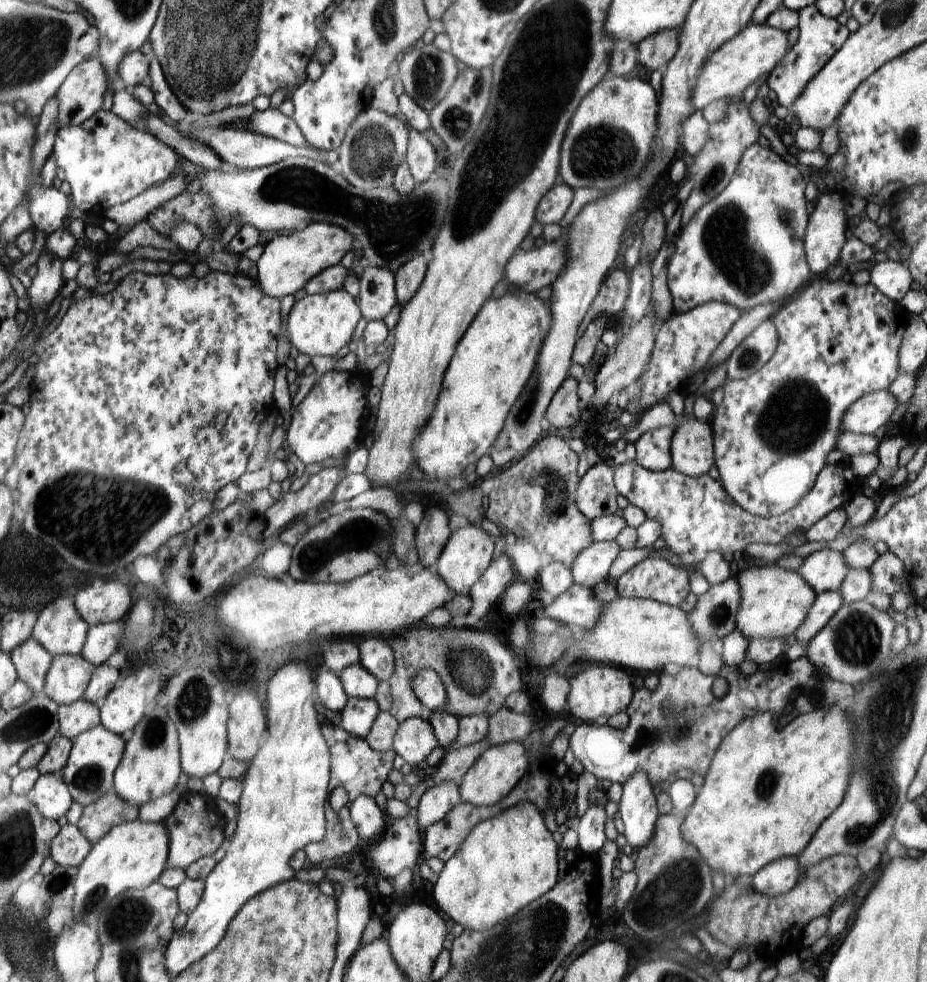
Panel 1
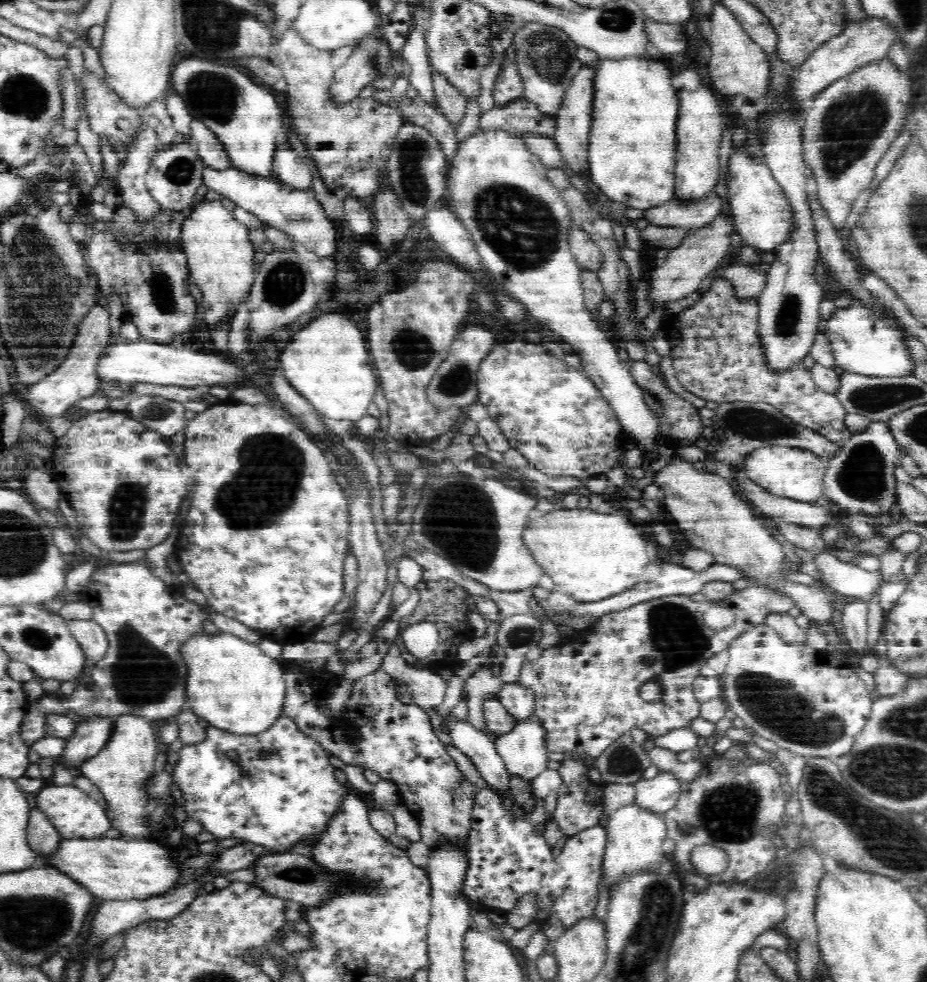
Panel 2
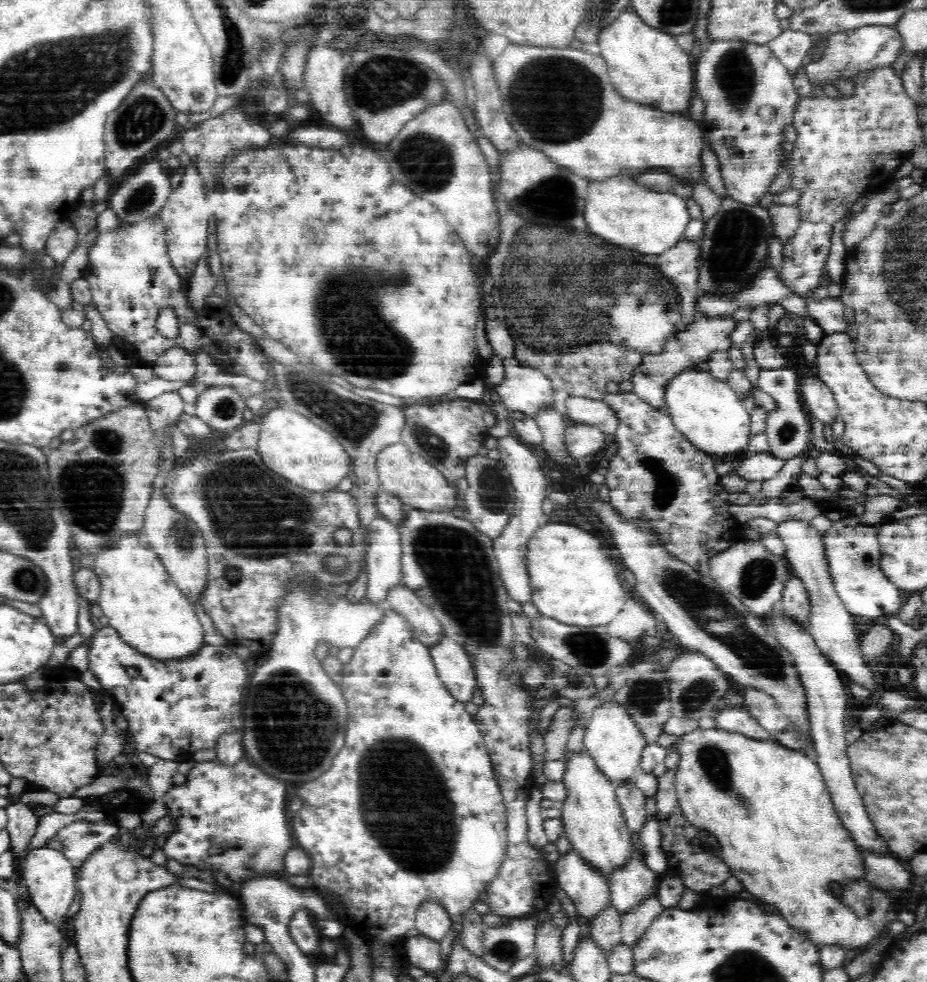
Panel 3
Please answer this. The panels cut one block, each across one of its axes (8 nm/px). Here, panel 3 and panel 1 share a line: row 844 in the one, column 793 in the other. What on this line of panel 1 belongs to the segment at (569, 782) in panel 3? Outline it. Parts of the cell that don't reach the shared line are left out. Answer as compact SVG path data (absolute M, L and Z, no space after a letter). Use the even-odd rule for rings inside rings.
M774 563L767 566L751 565L743 571L735 571L741 585L740 611L737 612L737 628L748 640L785 639L794 635L805 622L817 598L817 593L801 577L801 573L778 567Z

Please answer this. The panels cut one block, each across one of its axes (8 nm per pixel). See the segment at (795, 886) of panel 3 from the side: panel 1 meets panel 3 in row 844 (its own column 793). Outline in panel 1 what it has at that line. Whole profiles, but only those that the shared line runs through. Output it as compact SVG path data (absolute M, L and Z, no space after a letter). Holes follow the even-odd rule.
M818 707L812 712L799 714L786 724L781 730L777 728L777 716L766 711L765 713L756 713L753 717L745 718L739 722L728 735L724 742L717 748L713 756L712 766L706 771L703 777L703 785L695 796L690 810L684 815L684 823L681 826L682 836L685 837L694 848L701 853L701 857L710 868L716 872L722 872L724 876L730 876L734 880L745 880L748 882L762 867L766 867L776 859L785 859L786 857L798 857L802 851L812 842L814 834L819 830L822 823L837 810L842 804L844 792L848 788L850 780L850 764L852 764L852 724L849 718L846 718L846 708L840 707Z

